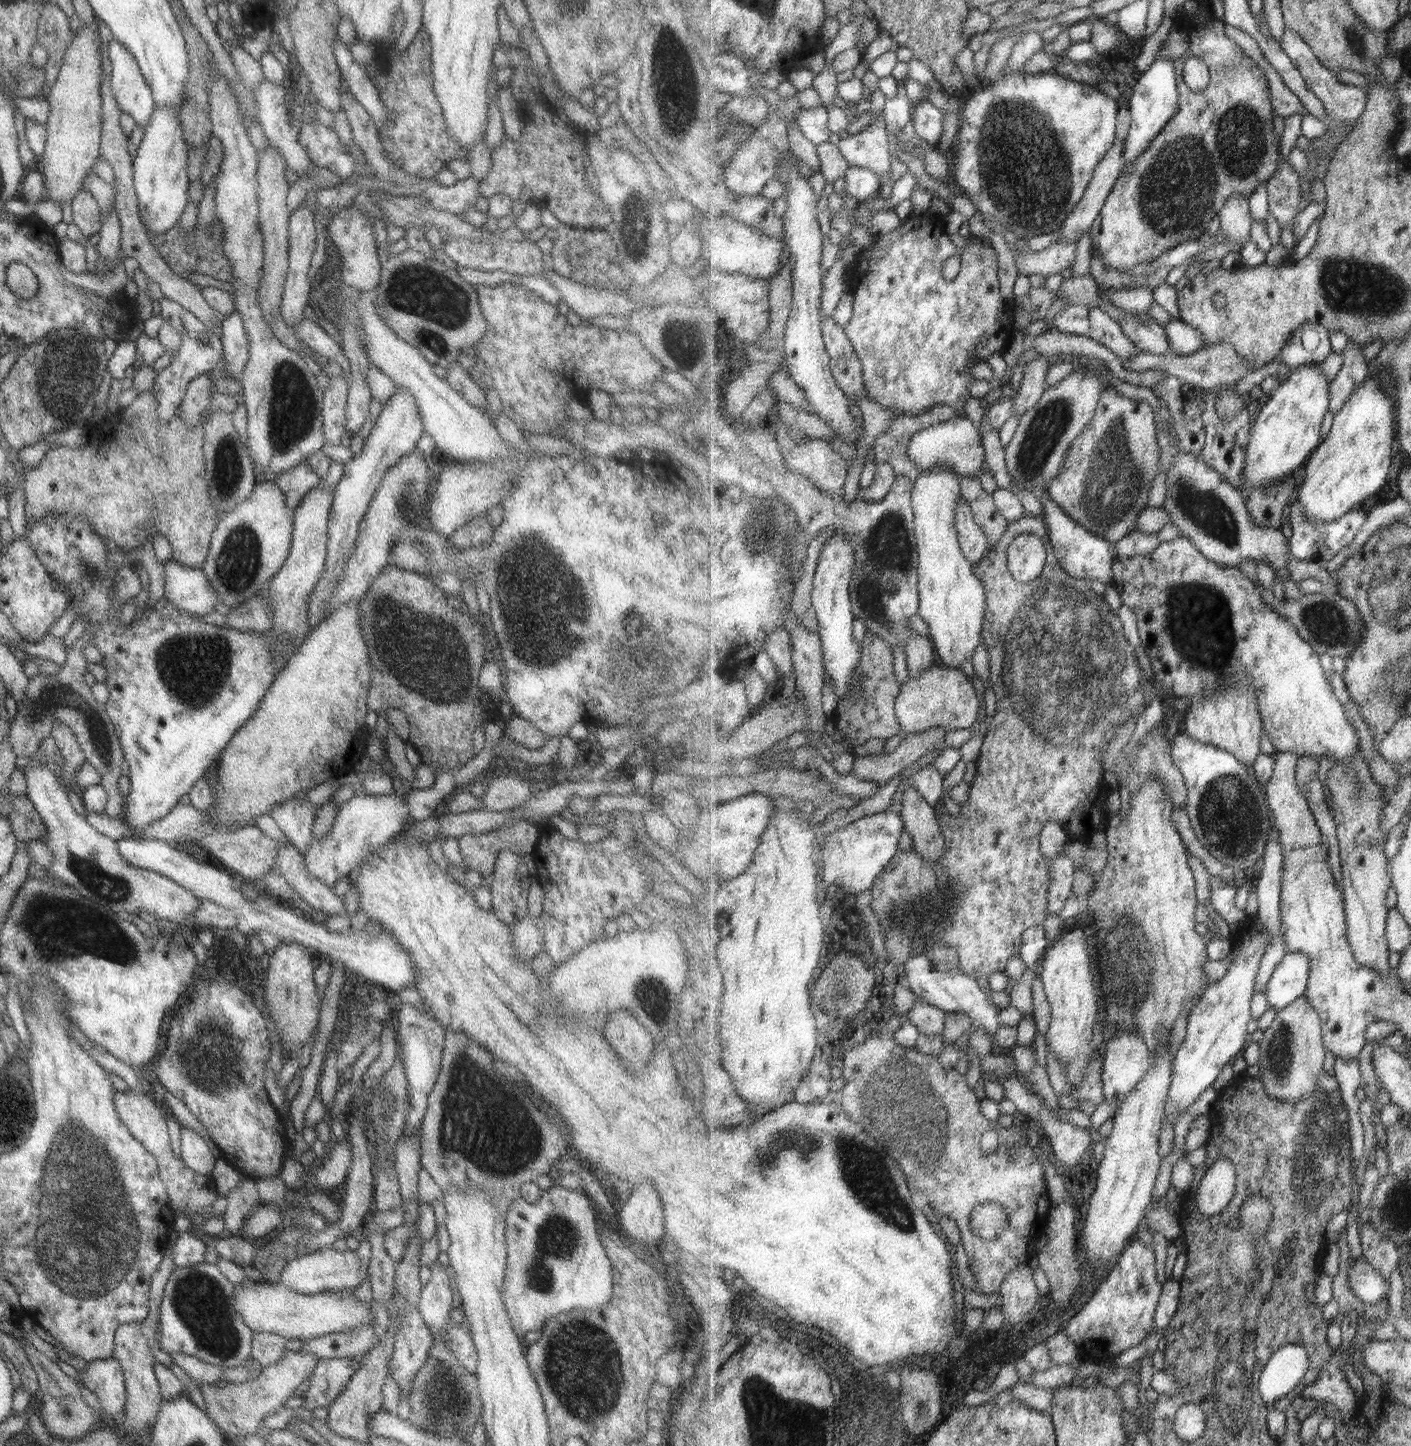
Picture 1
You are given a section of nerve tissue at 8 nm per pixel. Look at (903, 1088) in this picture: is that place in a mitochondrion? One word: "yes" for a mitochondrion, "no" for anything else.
yes

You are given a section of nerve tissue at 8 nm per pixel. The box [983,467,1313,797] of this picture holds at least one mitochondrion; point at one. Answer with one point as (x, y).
(1085, 662)

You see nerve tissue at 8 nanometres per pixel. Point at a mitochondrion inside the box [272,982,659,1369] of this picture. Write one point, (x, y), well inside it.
(494, 1138)

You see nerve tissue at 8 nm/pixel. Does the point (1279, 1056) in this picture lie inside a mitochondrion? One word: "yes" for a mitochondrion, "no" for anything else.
yes

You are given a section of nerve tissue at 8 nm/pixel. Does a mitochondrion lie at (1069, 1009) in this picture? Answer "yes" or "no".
no

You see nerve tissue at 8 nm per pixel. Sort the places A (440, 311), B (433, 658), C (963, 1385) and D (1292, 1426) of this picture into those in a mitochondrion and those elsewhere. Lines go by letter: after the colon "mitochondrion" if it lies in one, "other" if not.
A: mitochondrion
B: mitochondrion
C: other
D: other

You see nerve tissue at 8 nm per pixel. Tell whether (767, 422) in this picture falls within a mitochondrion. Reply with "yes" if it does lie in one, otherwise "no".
no

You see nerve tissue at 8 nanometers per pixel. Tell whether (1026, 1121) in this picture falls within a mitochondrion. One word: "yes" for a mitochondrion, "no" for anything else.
no

